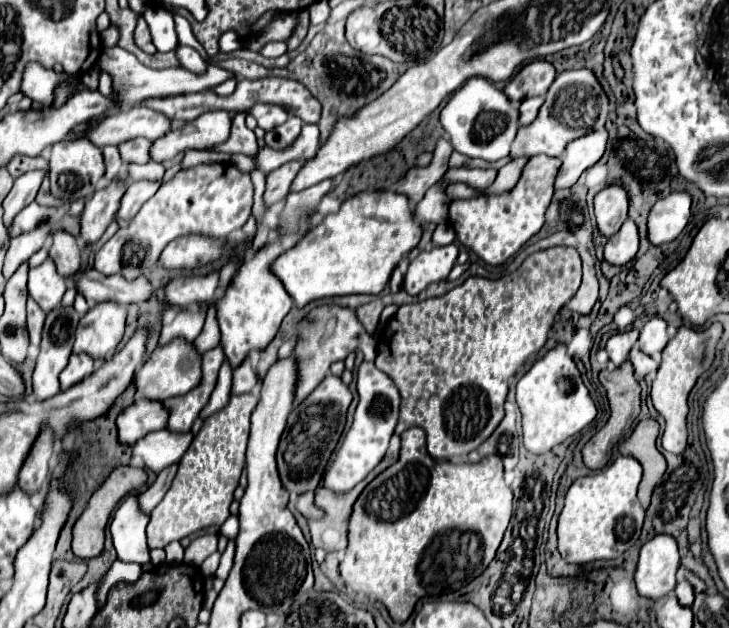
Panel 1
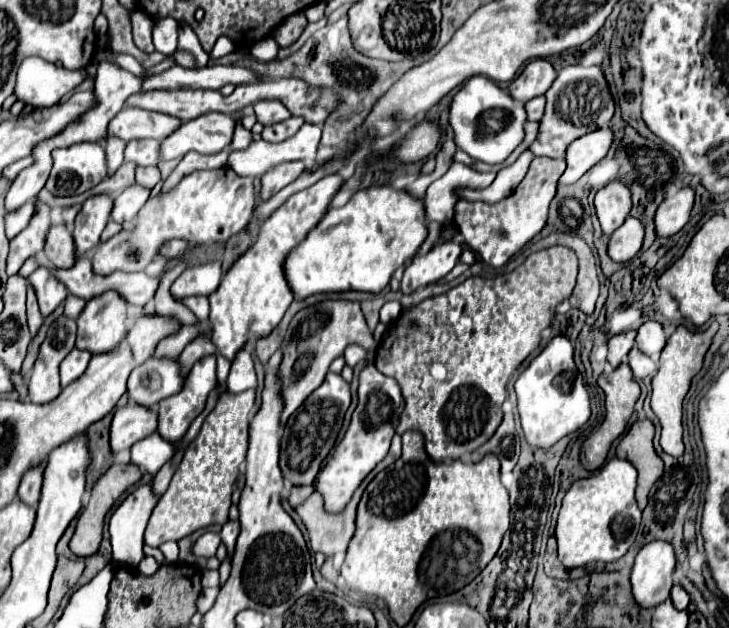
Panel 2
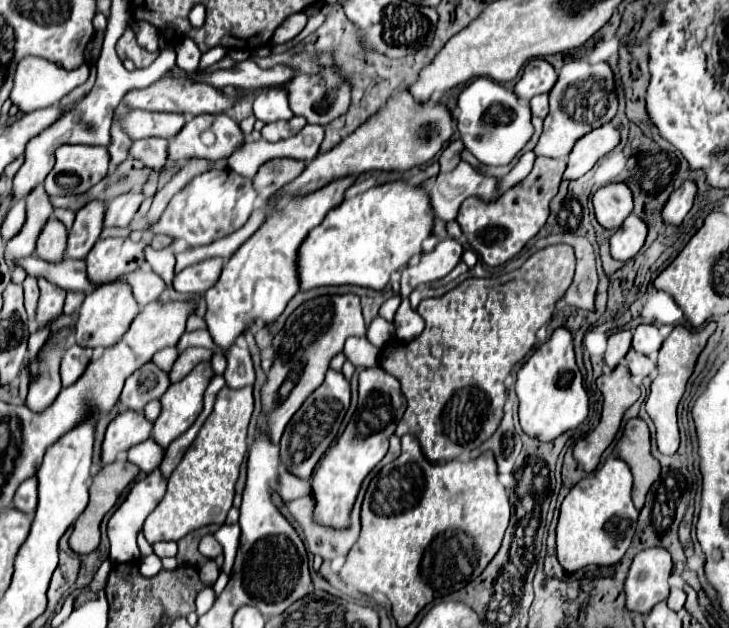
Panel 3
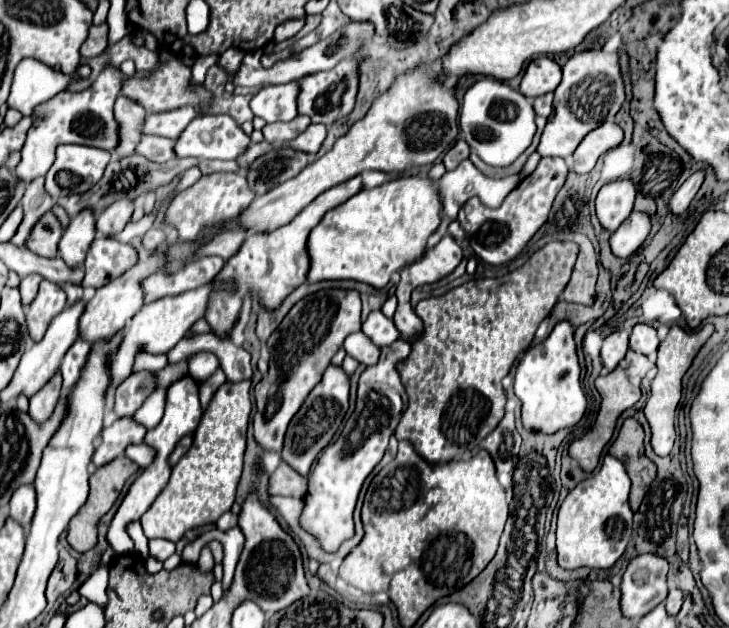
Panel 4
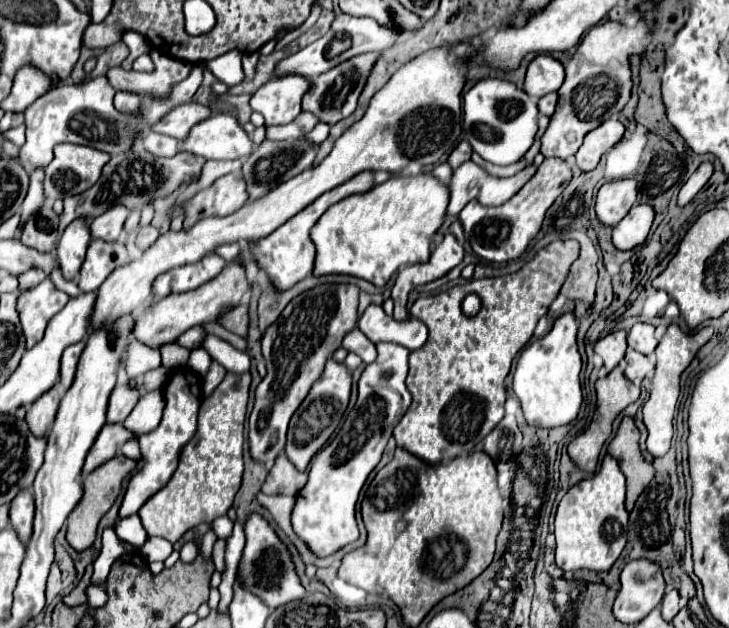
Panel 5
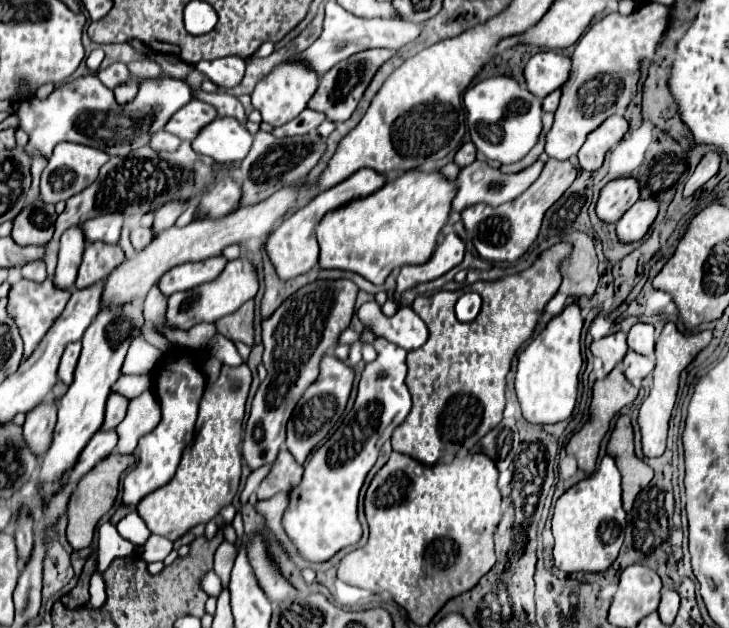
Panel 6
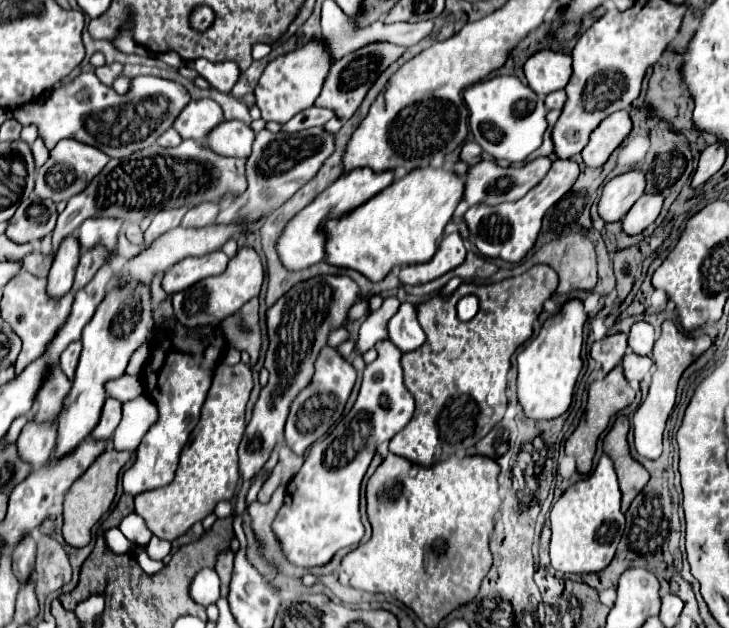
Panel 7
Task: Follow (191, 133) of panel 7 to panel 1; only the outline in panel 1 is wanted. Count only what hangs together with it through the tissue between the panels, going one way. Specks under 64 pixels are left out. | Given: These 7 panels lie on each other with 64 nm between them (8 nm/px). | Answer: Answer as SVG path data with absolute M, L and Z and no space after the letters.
M134 106L130 110L114 112L108 118L96 122L90 126L88 122L78 124L72 132L84 134L88 140L92 140L96 146L106 144L120 144L138 136L144 136L148 140L156 140L164 136L170 128L170 120L148 106Z

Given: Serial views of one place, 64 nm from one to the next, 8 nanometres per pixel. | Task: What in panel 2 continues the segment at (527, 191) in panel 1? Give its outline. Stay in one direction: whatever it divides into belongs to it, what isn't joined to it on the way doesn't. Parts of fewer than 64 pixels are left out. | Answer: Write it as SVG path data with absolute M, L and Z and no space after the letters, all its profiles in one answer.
M534 158L524 180L518 188L496 204L460 200L454 206L454 224L464 242L482 256L482 260L494 268L500 268L514 256L528 240L532 240L546 224L548 206L556 194L556 182L564 172L564 160L558 158Z

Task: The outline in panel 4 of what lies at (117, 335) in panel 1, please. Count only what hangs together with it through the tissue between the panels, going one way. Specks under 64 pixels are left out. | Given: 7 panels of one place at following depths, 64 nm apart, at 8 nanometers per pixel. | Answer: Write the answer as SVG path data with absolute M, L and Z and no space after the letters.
M152 256L146 262L138 262L134 268L130 268L126 274L110 280L106 286L98 288L94 298L86 302L84 314L80 318L80 340L88 342L88 344L96 344L100 340L112 340L126 324L130 318L134 318L134 314L142 308L144 298L142 298L142 290L140 290L140 280L146 278L152 272L158 272L162 266L162 256Z

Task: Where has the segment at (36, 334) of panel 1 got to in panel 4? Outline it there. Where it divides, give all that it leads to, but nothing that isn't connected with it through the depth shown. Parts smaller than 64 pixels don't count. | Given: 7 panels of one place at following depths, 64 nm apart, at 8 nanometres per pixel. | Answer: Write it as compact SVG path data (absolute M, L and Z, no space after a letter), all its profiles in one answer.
M32 274L32 276L26 276L22 278L20 282L20 294L22 294L22 304L28 306L28 302L34 302L34 296L38 294L38 284L40 284L40 276Z

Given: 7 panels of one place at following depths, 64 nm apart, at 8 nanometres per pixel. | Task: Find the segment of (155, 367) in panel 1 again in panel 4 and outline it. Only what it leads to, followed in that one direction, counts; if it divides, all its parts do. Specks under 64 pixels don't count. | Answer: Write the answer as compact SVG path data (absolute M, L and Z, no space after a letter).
M142 370L142 372L136 372L130 378L126 378L114 394L116 416L120 416L120 418L132 416L156 388L158 388L158 380L156 380L154 372L150 372L150 370Z

